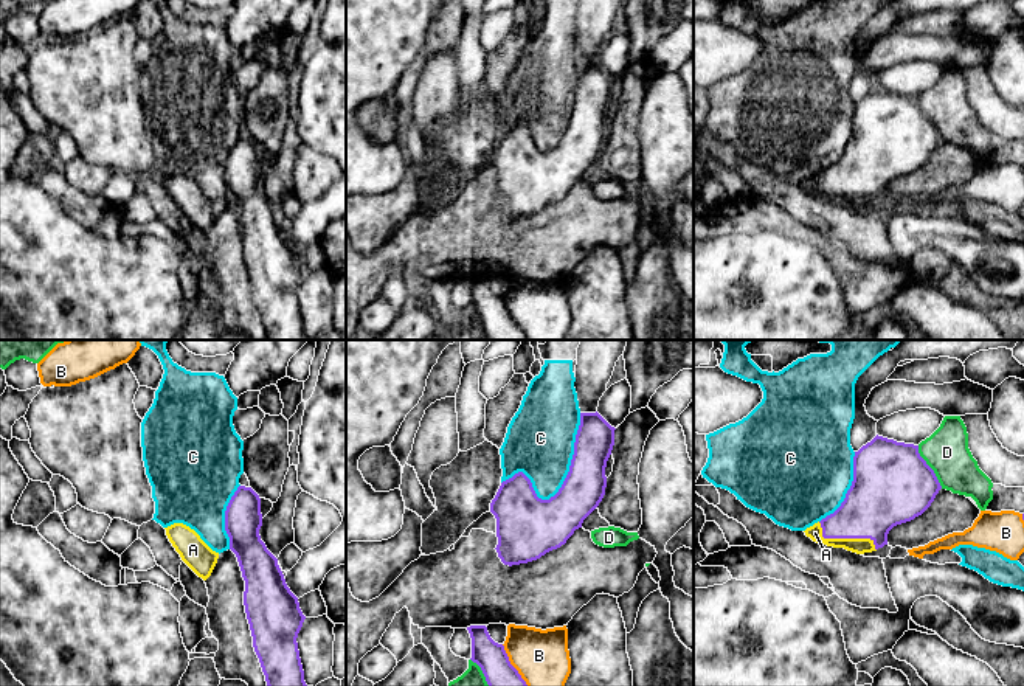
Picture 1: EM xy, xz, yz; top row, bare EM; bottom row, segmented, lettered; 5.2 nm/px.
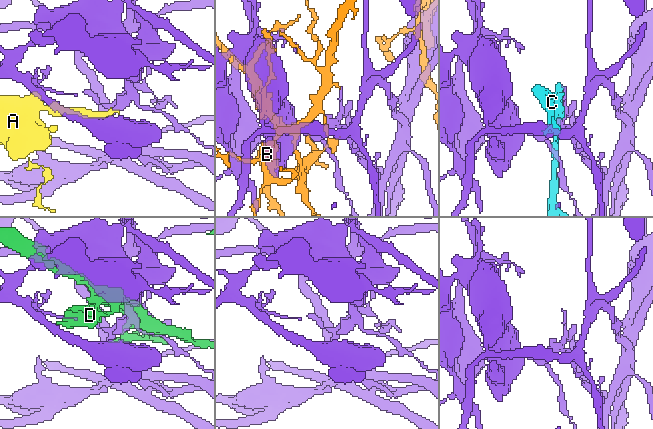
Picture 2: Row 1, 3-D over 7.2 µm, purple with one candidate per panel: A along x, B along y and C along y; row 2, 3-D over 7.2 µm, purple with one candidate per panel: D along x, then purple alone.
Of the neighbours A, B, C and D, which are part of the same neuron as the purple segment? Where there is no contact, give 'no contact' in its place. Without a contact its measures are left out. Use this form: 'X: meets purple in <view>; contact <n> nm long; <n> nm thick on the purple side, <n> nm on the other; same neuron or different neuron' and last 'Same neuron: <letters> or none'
A: meets purple in yz; contact 340 nm long; 320 nm thick on the purple side, 80 nm on the other; same neuron
B: meets purple in xz; contact 260 nm long; 190 nm thick on the purple side, 280 nm on the other; different neuron
C: meets purple in xz; contact 550 nm long; 280 nm thick on the purple side, 360 nm on the other; different neuron
D: meets purple in yz; contact 260 nm long; 420 nm thick on the purple side, 220 nm on the other; different neuron
Same neuron: A

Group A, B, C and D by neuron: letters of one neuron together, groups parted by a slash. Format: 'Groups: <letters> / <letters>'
Groups: A / B / C / D

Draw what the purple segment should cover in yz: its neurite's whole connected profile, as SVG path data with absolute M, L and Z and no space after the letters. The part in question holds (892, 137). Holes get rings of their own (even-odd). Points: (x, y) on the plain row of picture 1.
M875 88L853 109L853 133L841 158L804 185L813 194L864 206L887 197L889 183L922 168L942 141L918 98Z

